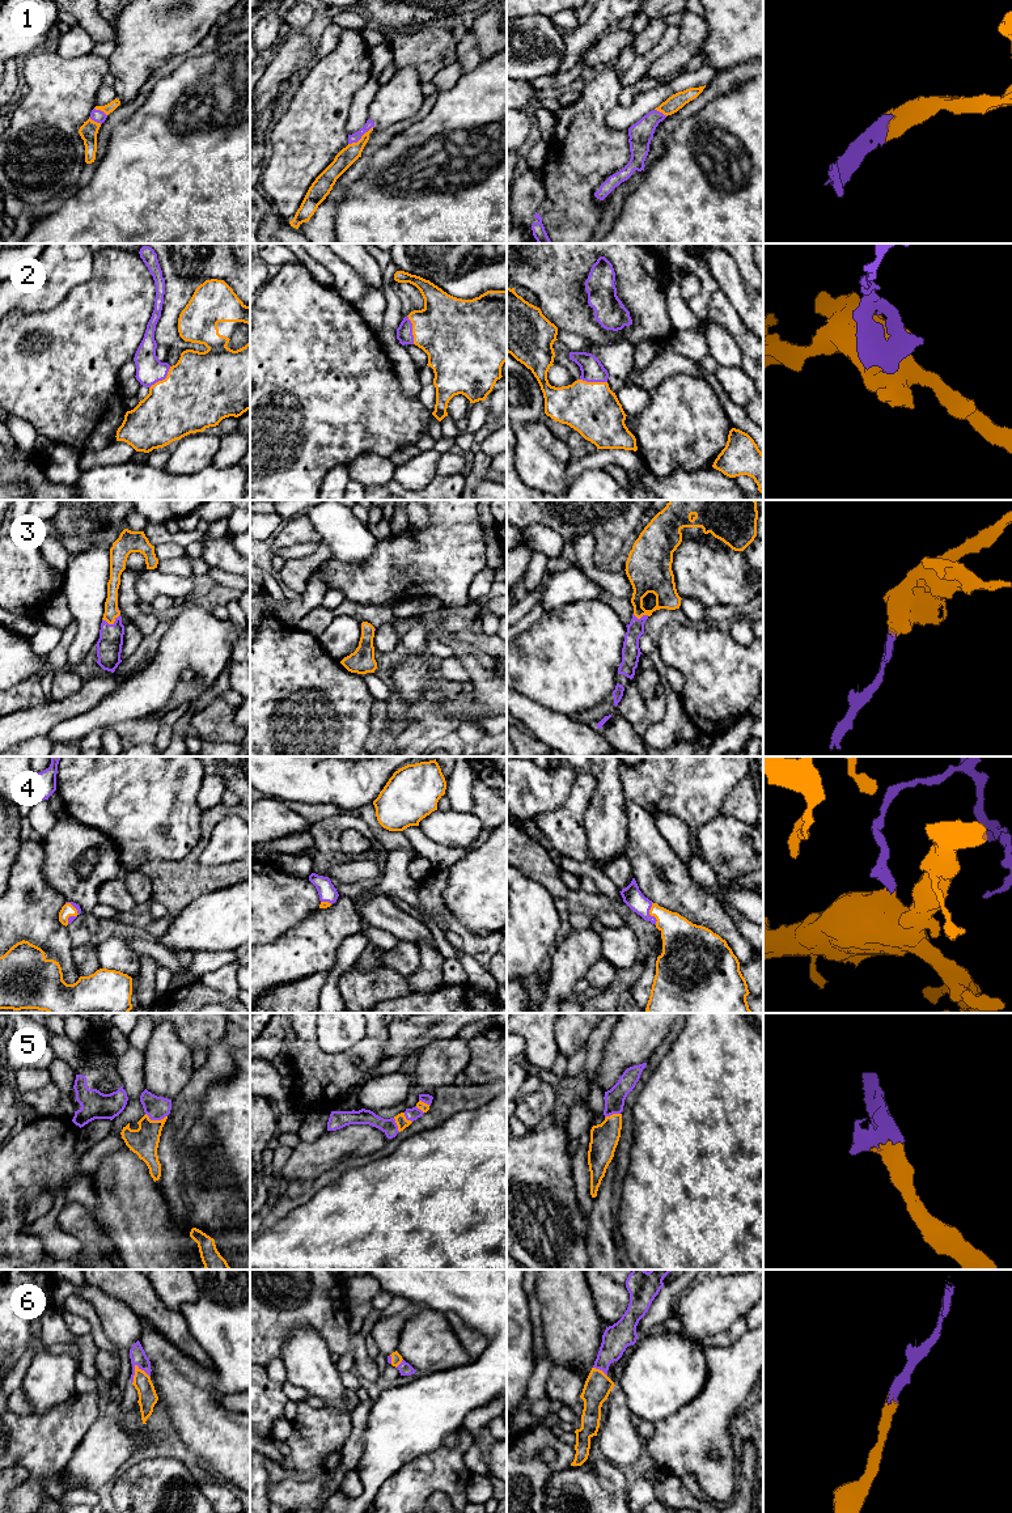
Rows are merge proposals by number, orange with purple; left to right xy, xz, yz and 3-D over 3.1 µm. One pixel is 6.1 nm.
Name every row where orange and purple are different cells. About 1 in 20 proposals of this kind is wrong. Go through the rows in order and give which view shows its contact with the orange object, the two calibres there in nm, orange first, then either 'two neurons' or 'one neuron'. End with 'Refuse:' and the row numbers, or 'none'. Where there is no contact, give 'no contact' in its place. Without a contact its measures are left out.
1: contact in xz; calibres 110 and 60 nm; one neuron
2: contact in xy; calibres 440 and 170 nm; one neuron
3: contact in xy; calibres 90 and 160 nm; one neuron
4: contact in yz; calibres 240 and 120 nm; one neuron
5: contact in xy; calibres 180 and 140 nm; one neuron
6: contact in xy; calibres 110 and 100 nm; one neuron
Refuse: none

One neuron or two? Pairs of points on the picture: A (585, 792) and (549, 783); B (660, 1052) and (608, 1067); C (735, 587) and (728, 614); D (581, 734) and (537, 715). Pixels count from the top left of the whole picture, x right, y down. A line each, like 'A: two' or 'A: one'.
A: two
B: two
C: two
D: one

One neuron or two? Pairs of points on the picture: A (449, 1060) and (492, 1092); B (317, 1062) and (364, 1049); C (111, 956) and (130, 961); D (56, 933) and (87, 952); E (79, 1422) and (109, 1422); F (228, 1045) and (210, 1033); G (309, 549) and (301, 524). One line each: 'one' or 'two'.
A: two
B: one
C: one
D: two
E: two
F: two
G: two

